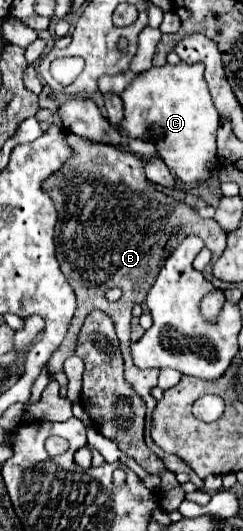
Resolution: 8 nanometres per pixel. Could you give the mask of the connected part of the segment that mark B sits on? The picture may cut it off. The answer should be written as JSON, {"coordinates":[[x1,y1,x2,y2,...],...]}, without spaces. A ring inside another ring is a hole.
{"coordinates":[[70,134,68,144,74,148,74,158,68,160,64,170,44,188,52,192,56,210,60,214,60,228,56,228,56,258,60,260,62,272,72,284,76,298,78,298,78,308,72,318,70,330,60,344,60,348,54,352,52,360,48,362,48,372,62,372,62,364,68,356,74,354,76,350,76,338,78,332,86,320,86,316,100,308,108,316,112,316,116,334,120,340,120,350,124,358,124,376,136,392,144,398,146,402,146,421,145,421,145,442,146,446,162,458,164,466,178,474,178,472,188,472,192,476,192,482,198,486,202,482,196,474,192,474,192,468,184,464,178,456,164,454,151,438,152,413,158,404,152,398,150,390,156,386,158,380,158,370,140,370,132,362,130,354,130,318,132,318,132,308,134,304,140,304,144,296,148,294,150,286,154,284,160,268,162,268,162,250,172,250,172,246,178,246,184,236,190,232,200,232,200,238,204,240,206,248,212,250,212,264,222,256,224,246,226,246,226,232,216,220,206,220,202,218,196,210,192,210,186,202,174,200,172,196,160,192,154,184,150,184,144,176,142,170,142,160,134,156,132,152,118,150,116,146,108,144,98,144,84,140,76,134],[108,288,120,288,122,298,118,302,108,302,106,300,106,290]]}

